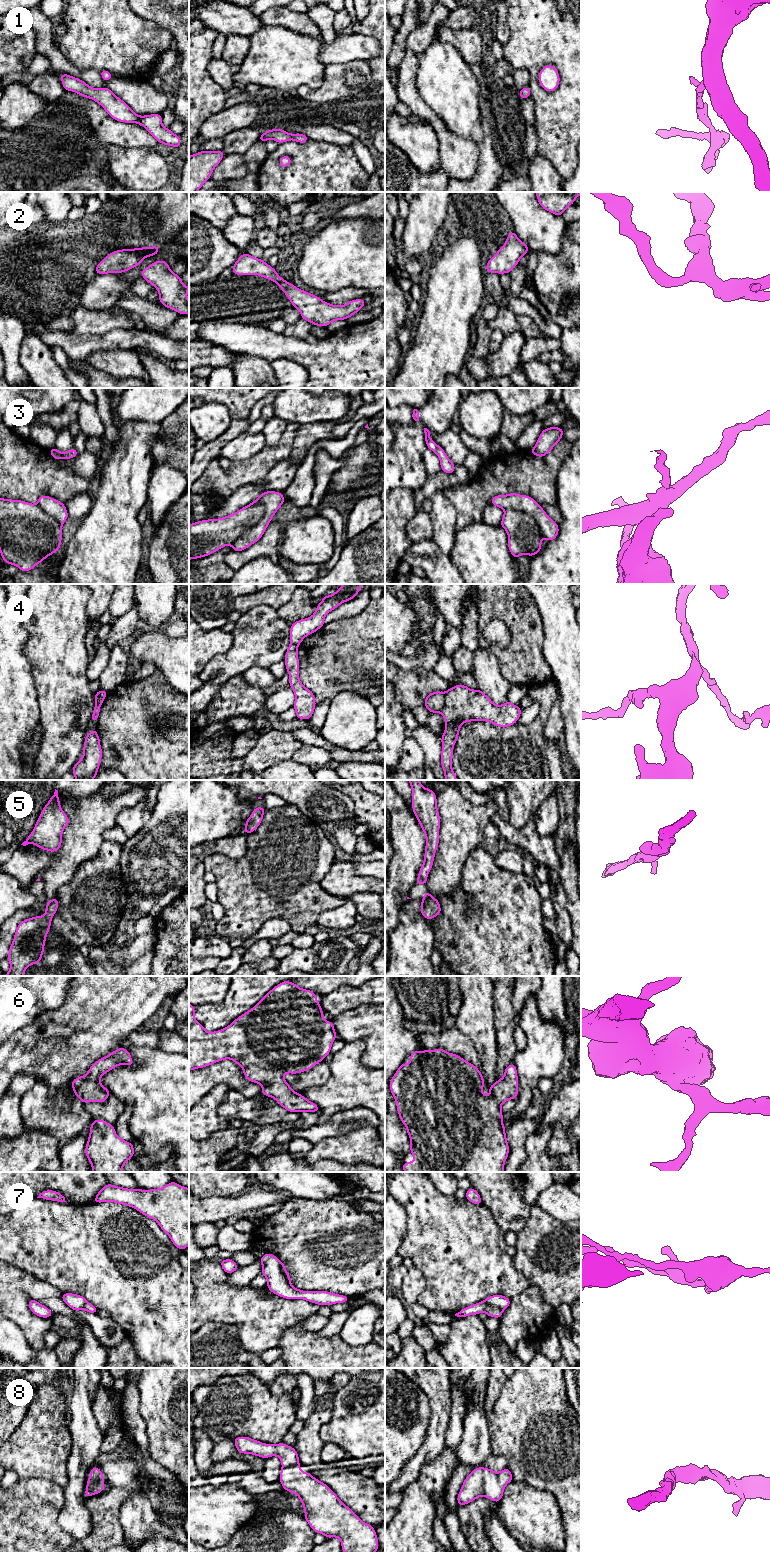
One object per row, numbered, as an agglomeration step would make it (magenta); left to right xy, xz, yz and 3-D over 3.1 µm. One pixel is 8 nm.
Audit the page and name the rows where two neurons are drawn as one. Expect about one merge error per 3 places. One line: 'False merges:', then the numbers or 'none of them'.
False merges: 3, 4, 7

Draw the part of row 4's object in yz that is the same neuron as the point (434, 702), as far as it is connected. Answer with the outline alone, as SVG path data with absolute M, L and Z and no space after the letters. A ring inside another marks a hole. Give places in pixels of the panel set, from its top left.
M435 691L429 693L424 700L424 706L430 713L440 713L445 705L445 693Z

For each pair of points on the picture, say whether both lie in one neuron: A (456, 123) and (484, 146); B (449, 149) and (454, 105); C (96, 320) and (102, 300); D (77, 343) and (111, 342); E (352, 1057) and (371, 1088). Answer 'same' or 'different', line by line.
A: different
B: different
C: different
D: same
E: same

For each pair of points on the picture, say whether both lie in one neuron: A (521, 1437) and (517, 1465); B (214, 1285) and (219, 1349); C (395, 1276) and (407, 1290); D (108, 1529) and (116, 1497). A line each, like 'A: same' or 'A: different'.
A: same
B: different
C: different
D: same

